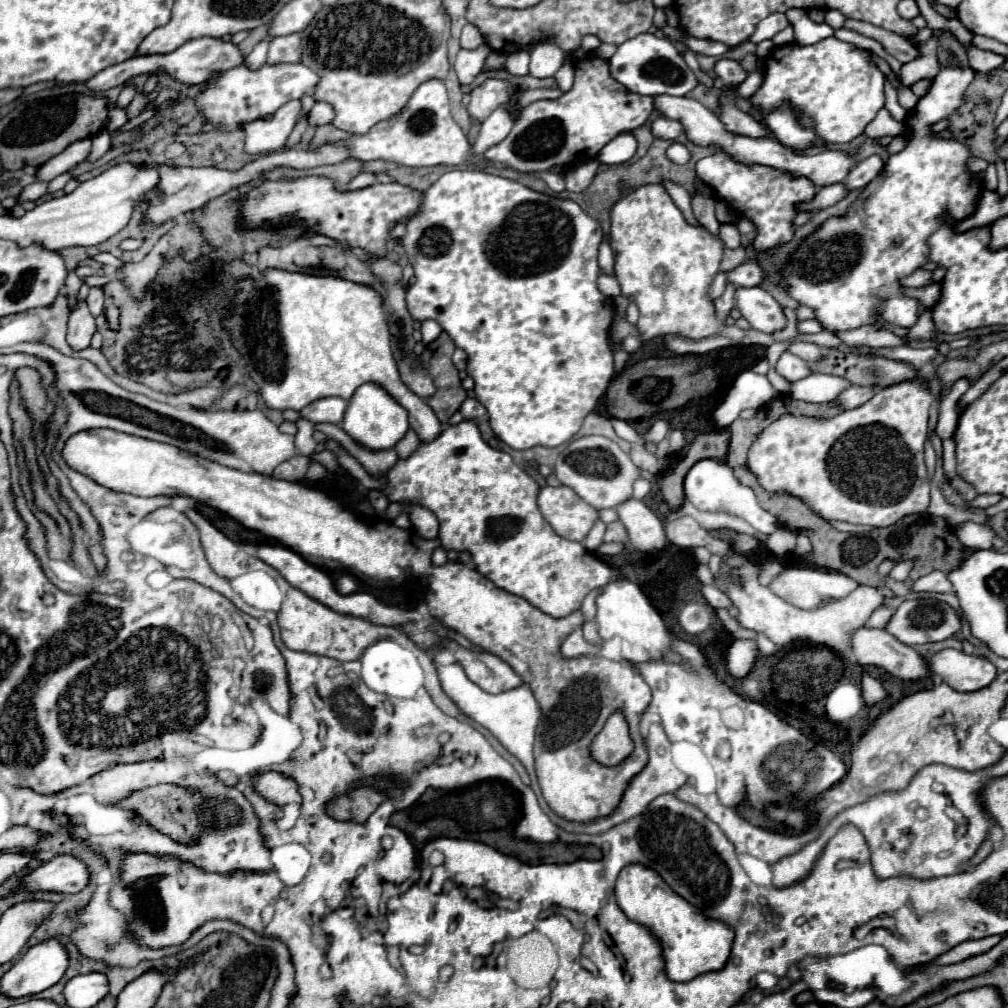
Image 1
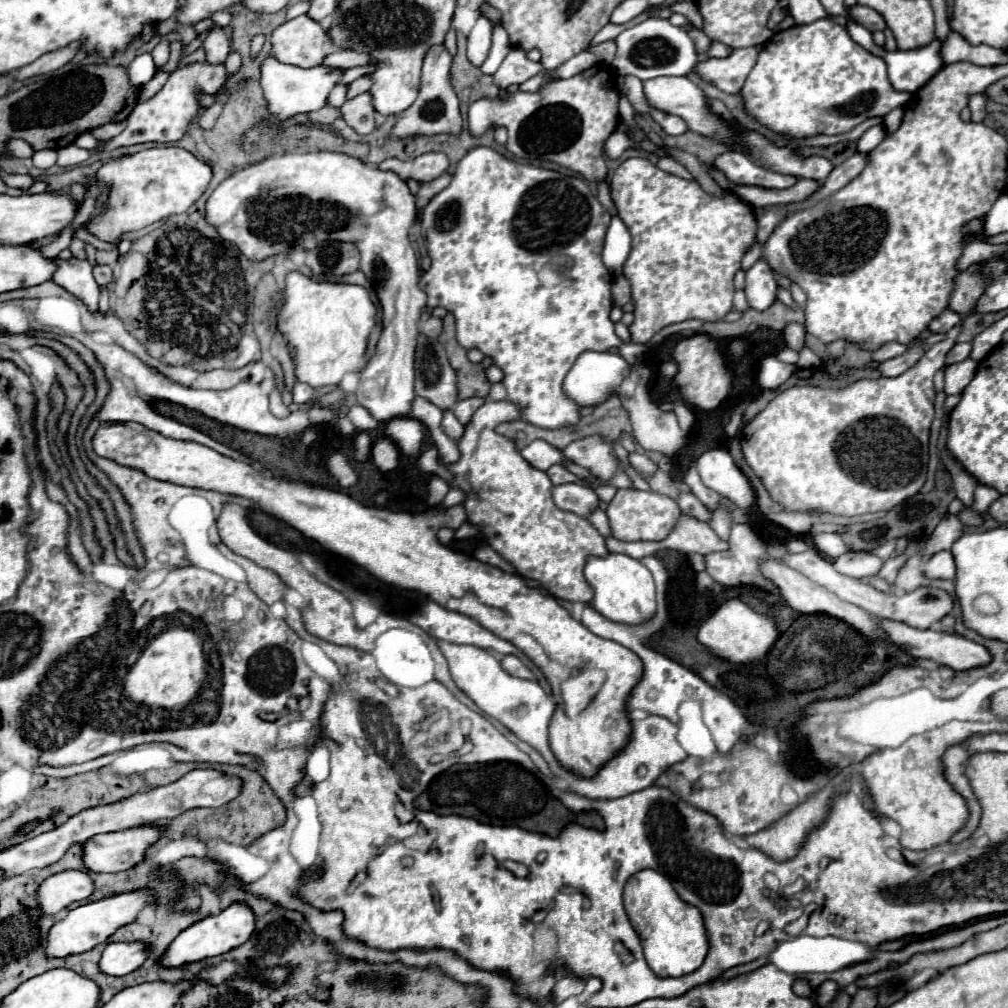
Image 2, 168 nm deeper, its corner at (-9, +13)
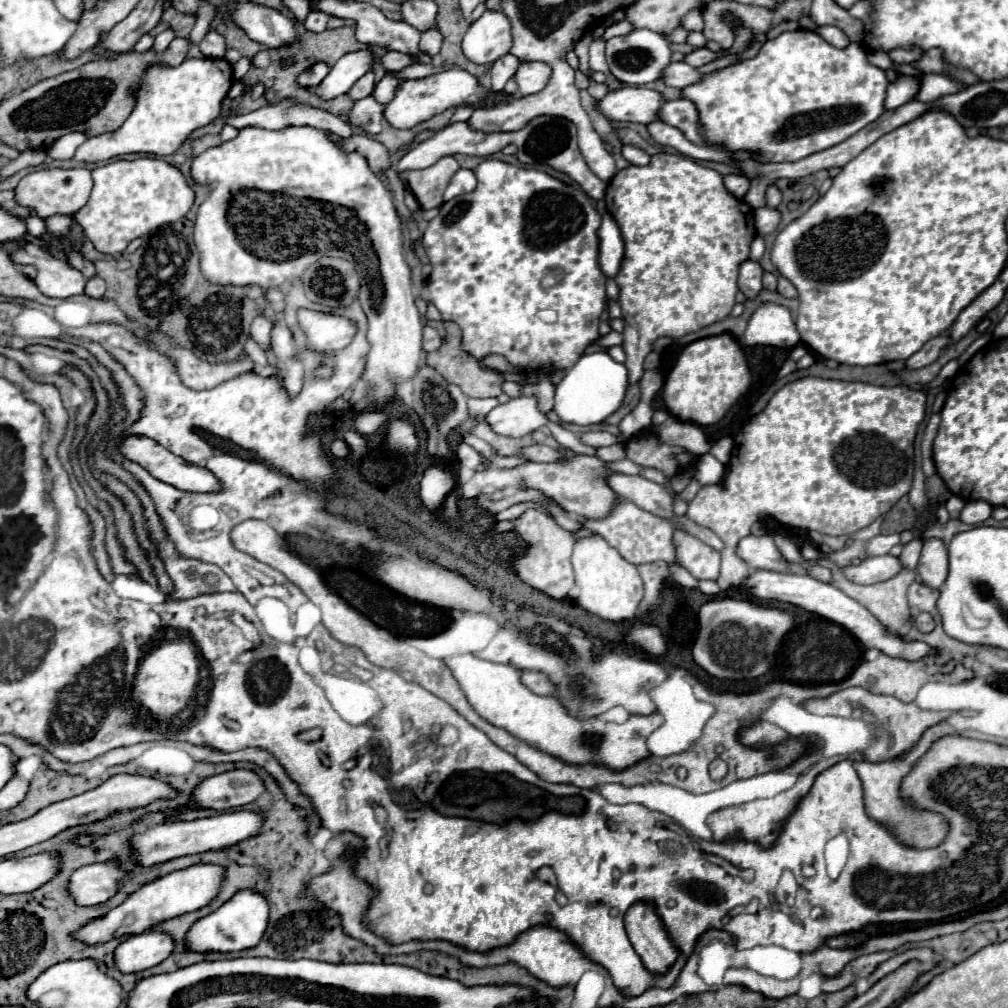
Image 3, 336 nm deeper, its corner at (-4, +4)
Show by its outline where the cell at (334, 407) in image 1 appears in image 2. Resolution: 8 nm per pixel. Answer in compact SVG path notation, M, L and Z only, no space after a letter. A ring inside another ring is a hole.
M295 383L295 387L293 387L293 401L297 405L307 403L311 399L311 395L313 395L313 387L309 387L305 383Z

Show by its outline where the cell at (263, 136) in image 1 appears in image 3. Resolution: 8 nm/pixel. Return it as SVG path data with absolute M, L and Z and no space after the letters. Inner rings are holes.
M366 50L360 52L350 52L342 56L328 72L328 76L316 86L310 88L320 100L332 100L336 96L346 94L354 82L364 76L372 68L372 56Z

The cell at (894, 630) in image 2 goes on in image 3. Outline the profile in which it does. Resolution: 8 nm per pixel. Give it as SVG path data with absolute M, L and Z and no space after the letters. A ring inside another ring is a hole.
M758 570L756 574L748 576L744 588L754 594L756 598L762 600L778 600L778 602L786 602L786 604L794 604L798 608L804 608L808 612L814 612L822 618L828 618L840 626L844 626L846 630L850 630L866 648L876 648L892 658L902 658L908 662L916 662L922 660L926 656L934 656L938 654L936 648L928 646L926 642L918 642L918 640L904 640L898 634L888 632L864 606L860 606L858 602L854 602L852 598L848 598L844 592L840 592L838 588L818 582L808 574L776 574L776 572L768 572L768 570Z

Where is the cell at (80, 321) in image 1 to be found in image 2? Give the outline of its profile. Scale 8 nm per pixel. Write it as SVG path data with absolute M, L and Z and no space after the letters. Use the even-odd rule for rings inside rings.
M71 257L69 261L57 259L57 271L53 273L53 281L67 289L71 295L81 299L91 311L97 311L99 301L99 285L91 273L91 265L87 261Z

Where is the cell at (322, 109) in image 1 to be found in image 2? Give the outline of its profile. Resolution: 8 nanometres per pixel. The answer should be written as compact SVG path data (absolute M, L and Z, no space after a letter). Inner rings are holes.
M361 77L361 79L353 81L353 83L349 85L349 93L347 93L347 99L353 99L355 95L361 95L361 93L369 91L369 89L371 89L371 85L373 85L373 79L371 79L371 77Z

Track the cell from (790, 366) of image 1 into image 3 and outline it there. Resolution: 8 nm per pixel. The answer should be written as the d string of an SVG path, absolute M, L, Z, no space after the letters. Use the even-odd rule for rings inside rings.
M762 304L748 322L748 328L740 340L746 346L778 346L794 348L800 344L800 336L792 322L790 310L778 304Z

